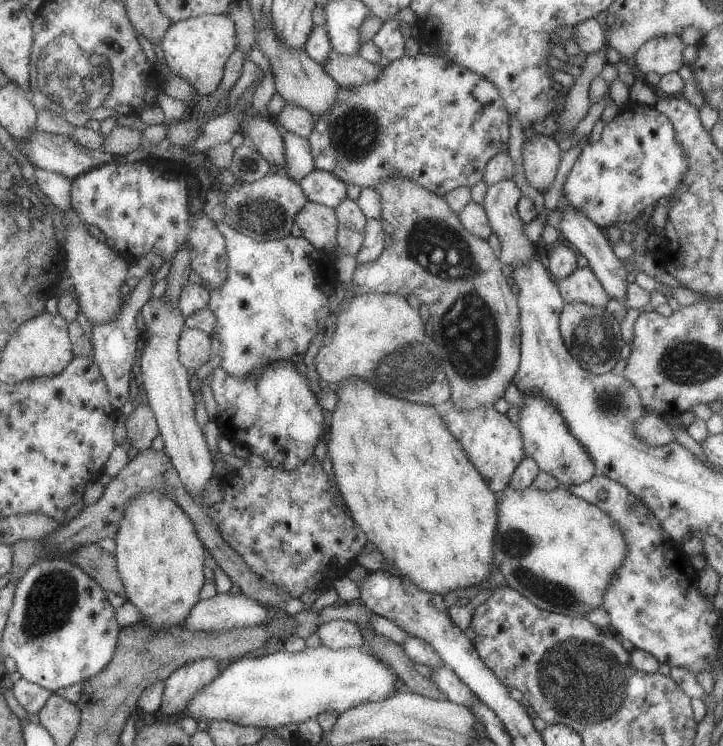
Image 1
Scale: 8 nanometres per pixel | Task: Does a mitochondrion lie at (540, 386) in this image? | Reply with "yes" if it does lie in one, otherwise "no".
no

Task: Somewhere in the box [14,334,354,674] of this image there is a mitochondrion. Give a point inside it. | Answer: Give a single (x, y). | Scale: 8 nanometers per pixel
(50, 600)

